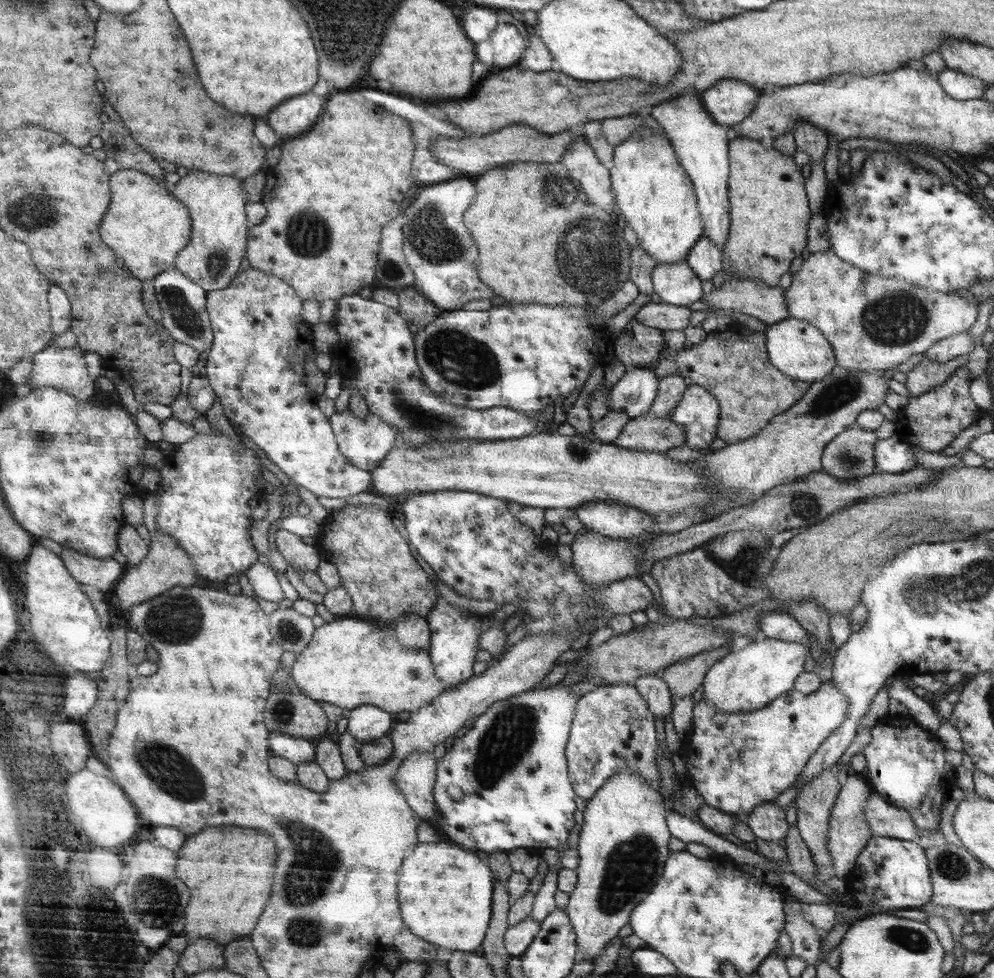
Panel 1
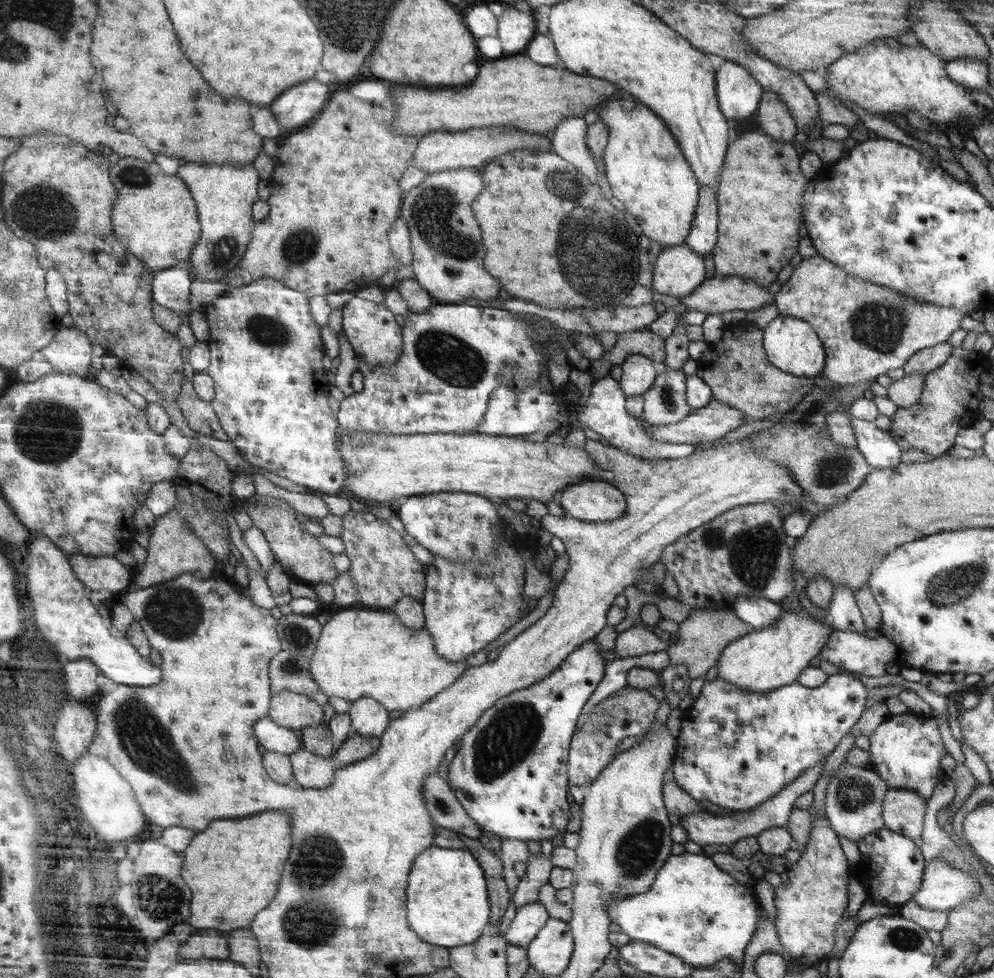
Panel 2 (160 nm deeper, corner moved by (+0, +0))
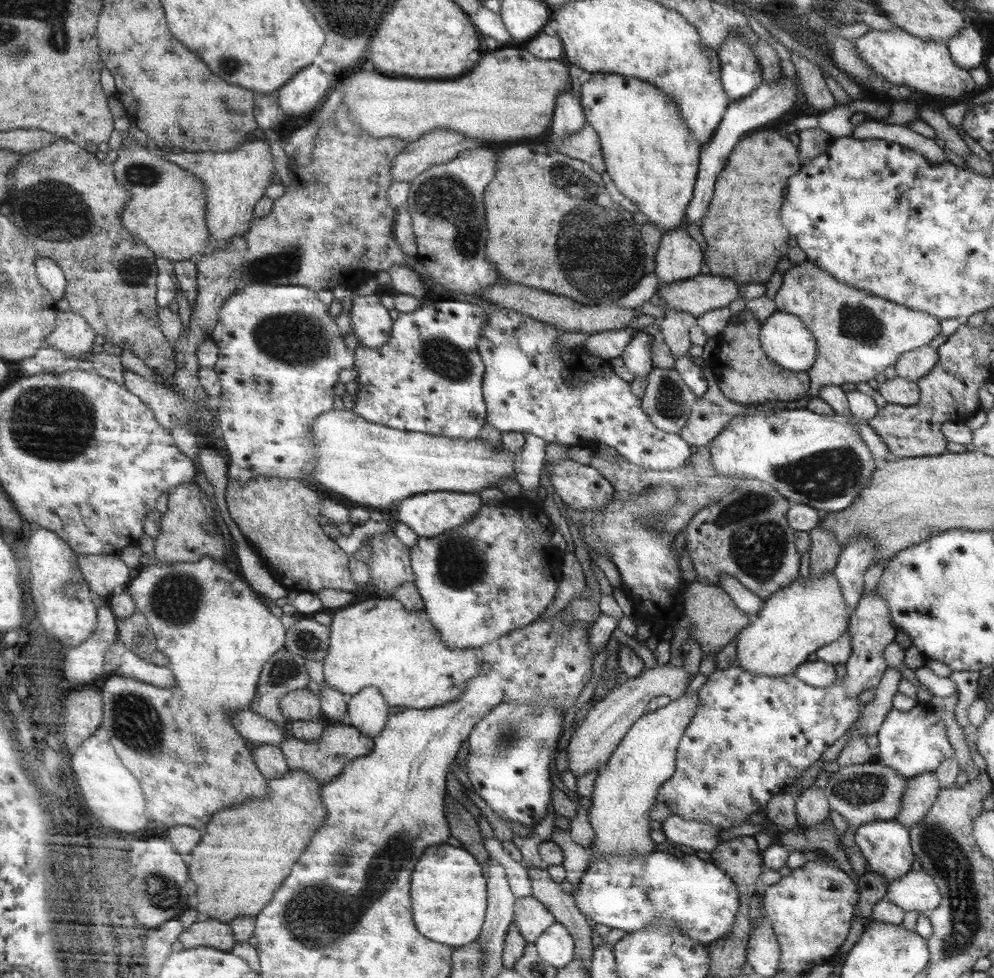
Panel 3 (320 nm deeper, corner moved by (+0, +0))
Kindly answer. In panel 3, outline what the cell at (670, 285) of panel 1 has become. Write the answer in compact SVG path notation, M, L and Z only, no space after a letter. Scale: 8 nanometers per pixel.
M683 228L663 233L655 252L655 272L660 283L673 283L697 277L702 266L700 244Z

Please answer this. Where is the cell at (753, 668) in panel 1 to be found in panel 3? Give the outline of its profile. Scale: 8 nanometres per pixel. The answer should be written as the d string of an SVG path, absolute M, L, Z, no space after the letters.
M833 570L820 578L813 577L811 572L809 577L802 578L799 576L793 583L777 590L776 593L768 597L752 619L751 624L739 632L736 641L737 659L735 664L744 670L762 676L794 675L798 666L808 661L810 654L814 654L822 646L836 642L842 635L846 634L849 626L848 616L850 615L847 602Z

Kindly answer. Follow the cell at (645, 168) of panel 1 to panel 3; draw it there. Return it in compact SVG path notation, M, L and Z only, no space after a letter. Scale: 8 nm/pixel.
M597 72L590 73L590 79L582 84L580 100L586 122L597 132L605 171L617 189L636 204L650 223L657 224L664 233L683 228L696 189L697 173L700 172L701 146L698 146L697 138L686 124L673 98L657 86L639 78Z

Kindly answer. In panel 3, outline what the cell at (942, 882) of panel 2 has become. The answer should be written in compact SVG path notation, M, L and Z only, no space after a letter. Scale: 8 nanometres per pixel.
M908 872L904 876L890 881L886 897L891 904L905 912L929 913L936 910L942 902L940 889L934 879L926 872Z

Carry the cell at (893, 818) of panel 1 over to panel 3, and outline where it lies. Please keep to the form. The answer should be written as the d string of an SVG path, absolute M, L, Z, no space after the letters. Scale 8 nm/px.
M924 773L909 778L895 821L906 828L916 826L934 804L941 789L936 773Z

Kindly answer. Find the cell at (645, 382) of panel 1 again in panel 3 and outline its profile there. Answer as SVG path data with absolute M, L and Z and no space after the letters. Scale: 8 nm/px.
M638 331L621 355L634 378L647 378L653 372L652 345L655 337L648 331Z

